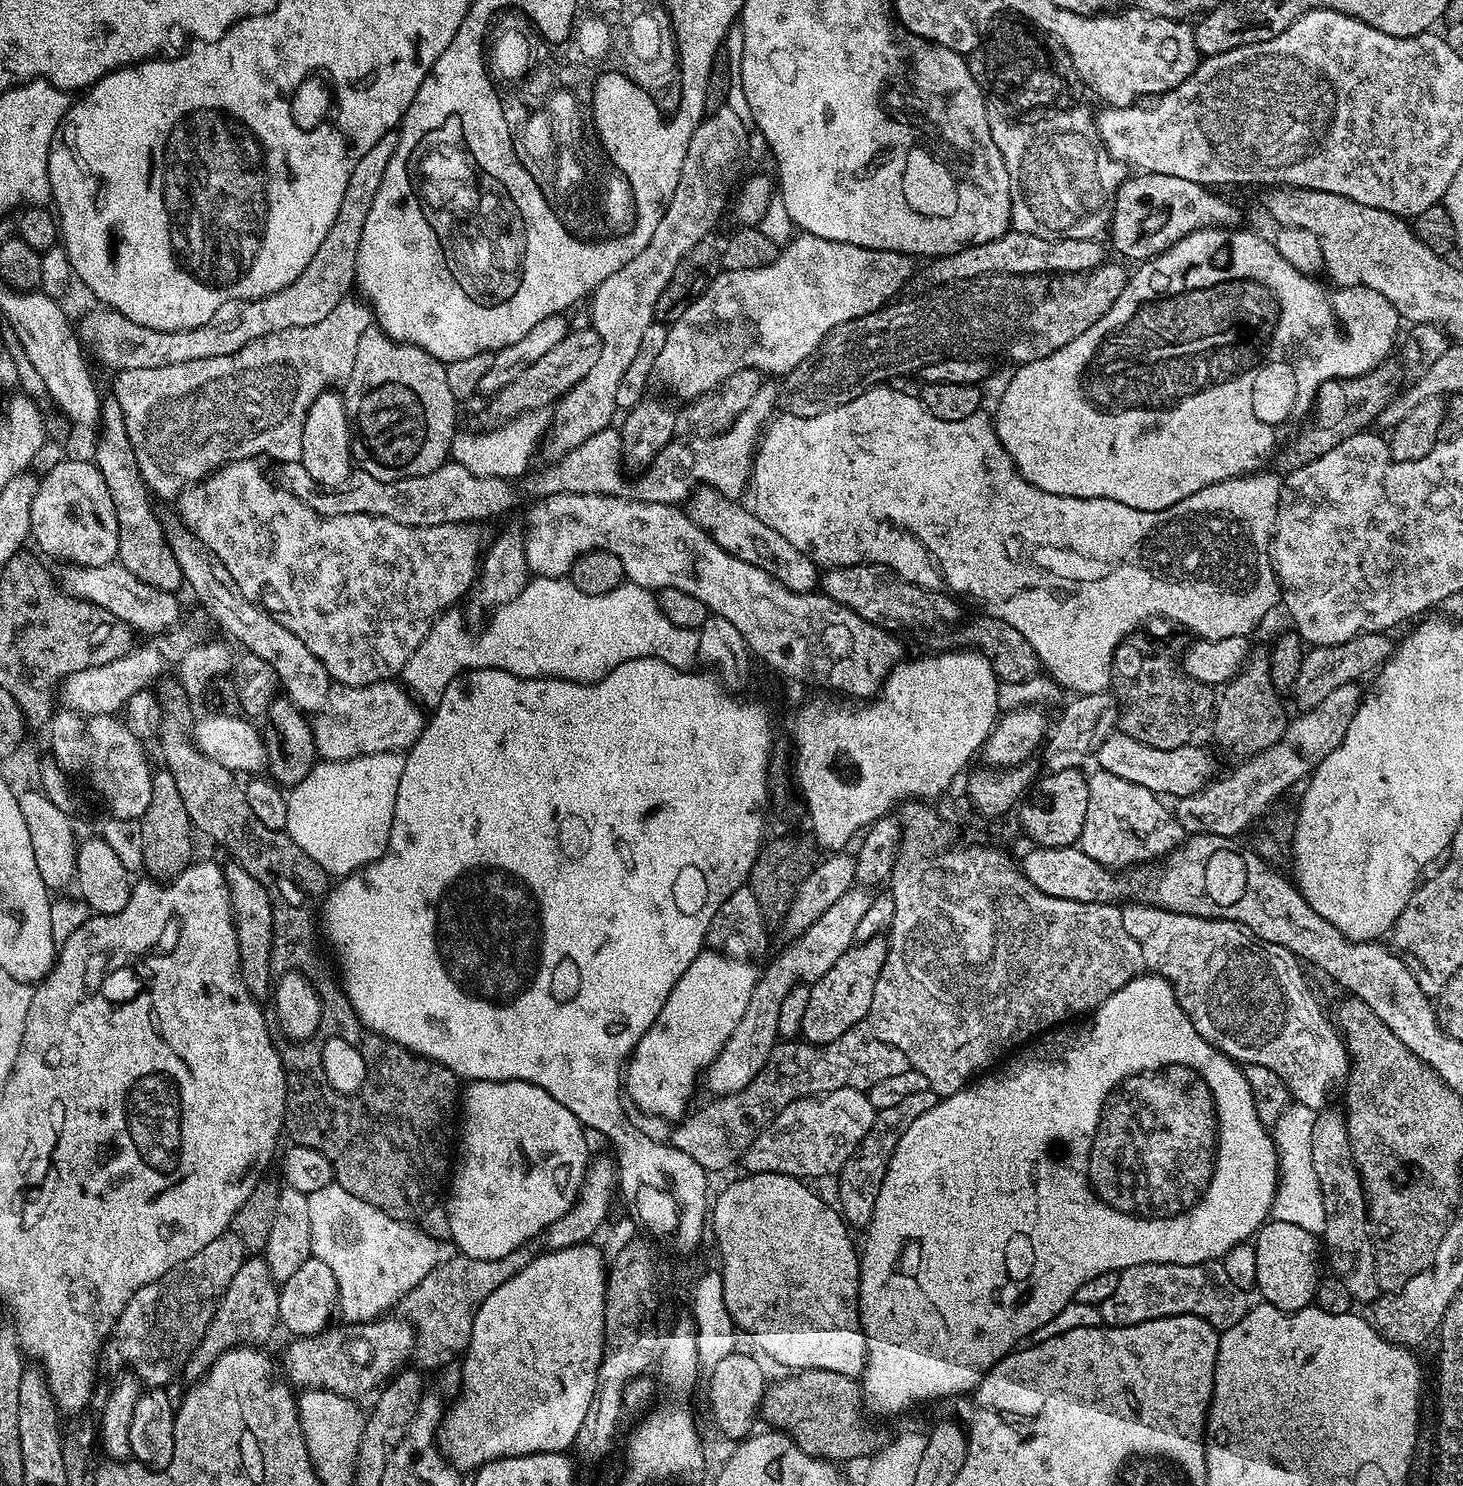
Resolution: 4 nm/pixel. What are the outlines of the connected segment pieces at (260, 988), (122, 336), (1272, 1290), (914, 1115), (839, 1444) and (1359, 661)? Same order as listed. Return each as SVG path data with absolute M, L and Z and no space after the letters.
M235 862L223 865L226 886L232 903L232 921L238 934L238 958L242 980L257 1000L264 1002L269 999L274 977L270 966L270 950L272 949L272 906L273 899L267 890L254 878L254 874L246 874L242 866Z
M393 130L378 138L368 153L358 158L358 166L354 166L354 174L350 174L350 186L346 186L346 198L342 198L342 206L338 218L334 218L334 226L330 226L330 234L314 258L310 258L310 266L290 282L282 290L257 300L231 300L222 302L218 310L210 318L210 322L202 322L202 326L194 326L186 330L150 330L150 326L138 326L138 322L130 322L115 310L103 306L97 312L88 312L78 320L78 337L81 345L90 353L93 361L101 360L106 367L116 372L126 370L158 370L158 366L178 366L178 362L198 362L198 358L222 358L226 354L234 354L246 346L246 342L254 342L254 338L262 338L266 334L278 334L278 330L290 330L294 326L314 326L314 322L322 322L326 314L338 306L353 291L356 282L356 263L358 262L358 242L362 242L362 226L366 226L366 214L370 214L370 202L374 202L374 194L378 194L378 186L382 184L382 174L386 174L386 166L390 166L390 158L394 158L394 150L398 150L399 131Z
M1269 1219L1254 1238L1256 1290L1262 1294L1261 1299L1283 1312L1297 1312L1309 1307L1315 1301L1316 1290L1322 1272L1322 1244L1319 1237L1302 1226L1291 1225L1290 1222Z
M927 1088L918 1090L918 1094L906 1094L906 1098L902 1098L902 1102L894 1102L894 1106L886 1106L877 1111L874 1126L862 1138L858 1150L840 1167L838 1173L838 1181L840 1180L840 1185L836 1188L837 1194L840 1195L838 1211L844 1217L844 1223L848 1225L849 1229L867 1229L870 1218L874 1218L874 1202L878 1202L878 1190L882 1190L882 1178L886 1178L890 1154L894 1150L894 1146L898 1146L898 1138L902 1138L902 1134L906 1134L906 1130L910 1130L910 1125L918 1118L922 1118L922 1114L926 1114L926 1110L935 1106L937 1099L936 1093L931 1088Z
M805 1368L793 1371L785 1380L777 1384L769 1383L764 1390L764 1397L760 1403L759 1419L764 1420L769 1429L784 1432L806 1454L822 1460L841 1462L840 1460L860 1460L863 1456L872 1458L886 1444L884 1432L866 1415L862 1384L855 1376L834 1374L834 1370L814 1370Z
M1367 632L1338 646L1322 646L1305 651L1298 678L1290 689L1290 696L1296 699L1297 709L1307 710L1318 706L1318 702L1323 702L1327 696L1334 694L1338 686L1355 684L1363 681L1367 672L1375 673L1394 651L1394 640L1390 637L1391 635L1382 632Z

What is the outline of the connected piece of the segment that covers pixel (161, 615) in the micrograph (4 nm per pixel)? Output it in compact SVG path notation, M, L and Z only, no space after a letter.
M119 562L106 566L87 568L81 564L68 564L58 572L58 583L69 596L77 596L80 600L90 602L94 606L102 606L116 620L126 622L137 633L166 633L168 629L181 623L180 604L177 597L170 592L163 592L154 586L146 586L130 570L126 570Z

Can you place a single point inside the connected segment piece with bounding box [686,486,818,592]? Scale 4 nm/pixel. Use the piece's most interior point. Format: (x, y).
(739, 531)

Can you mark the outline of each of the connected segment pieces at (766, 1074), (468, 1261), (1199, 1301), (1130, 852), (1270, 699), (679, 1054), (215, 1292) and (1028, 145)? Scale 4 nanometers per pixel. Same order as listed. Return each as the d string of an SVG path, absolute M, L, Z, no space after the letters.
M868 1022L855 1024L850 1030L846 1030L846 1034L842 1034L842 1038L832 1040L829 1044L817 1046L807 1042L777 1042L772 1047L766 1066L758 1070L756 1077L745 1088L729 1096L709 1099L709 1104L701 1112L693 1111L685 1115L673 1127L677 1128L672 1132L670 1144L671 1147L682 1150L682 1154L690 1154L690 1158L694 1158L694 1162L698 1162L698 1166L702 1166L705 1172L715 1174L723 1168L730 1167L735 1160L737 1163L746 1149L752 1145L754 1138L758 1138L758 1134L762 1134L773 1118L782 1110L786 1110L786 1106L790 1106L790 1102L800 1100L803 1096L821 1097L825 1092L843 1088L867 1090L874 1086L874 1082L882 1082L882 1078L894 1078L895 1075L906 1074L908 1071L910 1071L910 1065L906 1054L882 1042L882 1038L874 1034L872 1025Z
M532 1242L523 1244L521 1248L515 1248L513 1252L506 1254L506 1258L497 1260L479 1260L457 1254L454 1258L442 1262L434 1270L430 1270L430 1274L426 1274L426 1278L422 1278L422 1282L418 1282L414 1290L410 1290L400 1299L398 1312L412 1325L412 1330L416 1333L416 1344L412 1348L412 1356L421 1364L419 1365L421 1369L444 1368L451 1360L459 1361L463 1357L468 1351L470 1334L474 1330L474 1318L482 1302L486 1302L486 1298L490 1298L490 1294L494 1294L494 1290L498 1290L498 1286L502 1286L502 1282L506 1282L515 1272L530 1266L530 1262L538 1254L536 1246Z
M1223 1263L1135 1264L1123 1269L1114 1294L1098 1307L1109 1328L1125 1328L1167 1316L1197 1316L1209 1326L1223 1330L1234 1326L1250 1307L1249 1293L1230 1282Z
M1094 772L1088 776L1086 822L1082 822L1078 841L1078 847L1090 854L1094 862L1113 870L1127 870L1167 856L1185 839L1184 829L1170 815L1169 809L1168 812L1164 809L1165 801L1159 795L1115 774Z
M1253 647L1240 673L1219 689L1214 709L1216 740L1224 748L1237 752L1240 758L1248 758L1282 738L1290 716L1284 713L1281 693L1277 692L1270 678L1268 648Z
M700 951L694 962L686 966L686 974L678 978L674 990L670 990L670 998L666 998L666 1006L662 1006L658 1018L654 1018L654 1026L642 1034L626 1061L622 1088L627 1099L632 1099L648 1116L661 1116L671 1122L679 1121L689 1111L688 1103L692 1100L696 1079L699 1076L701 1079L702 1073L712 1065L714 1058L718 1058L730 1034L734 1034L734 1026L742 1022L742 1014L746 1014L746 1006L750 1006L750 994L754 994L757 979L758 968L748 960L725 956L723 952Z
M227 1232L198 1250L193 1258L167 1271L162 1278L140 1287L119 1316L115 1335L105 1343L105 1361L114 1368L130 1362L143 1385L167 1387L185 1360L195 1355L201 1338L213 1322L220 1300L247 1254L236 1234Z
M995 106L989 107L988 121L990 122L990 134L994 134L994 142L1002 154L1002 162L1006 162L1006 174L1010 174L1010 214L1012 215L1012 228L1017 232L1026 234L1038 234L1038 238L1096 238L1100 231L1107 229L1112 222L1112 207L1116 201L1116 192L1122 186L1126 178L1126 166L1120 160L1116 160L1104 149L1100 135L1096 129L1096 117L1093 109L1088 108L1064 108L1061 112L1056 110L1044 110L1039 113L1036 124L1028 120L1007 120Z

